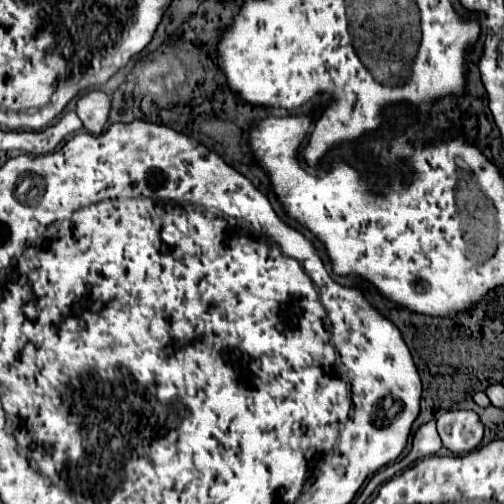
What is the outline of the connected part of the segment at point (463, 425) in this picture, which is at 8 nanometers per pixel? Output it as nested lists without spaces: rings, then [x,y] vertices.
[[[453,410],[437,418],[437,430],[443,446],[453,454],[467,454],[483,440],[483,424],[471,410]]]

